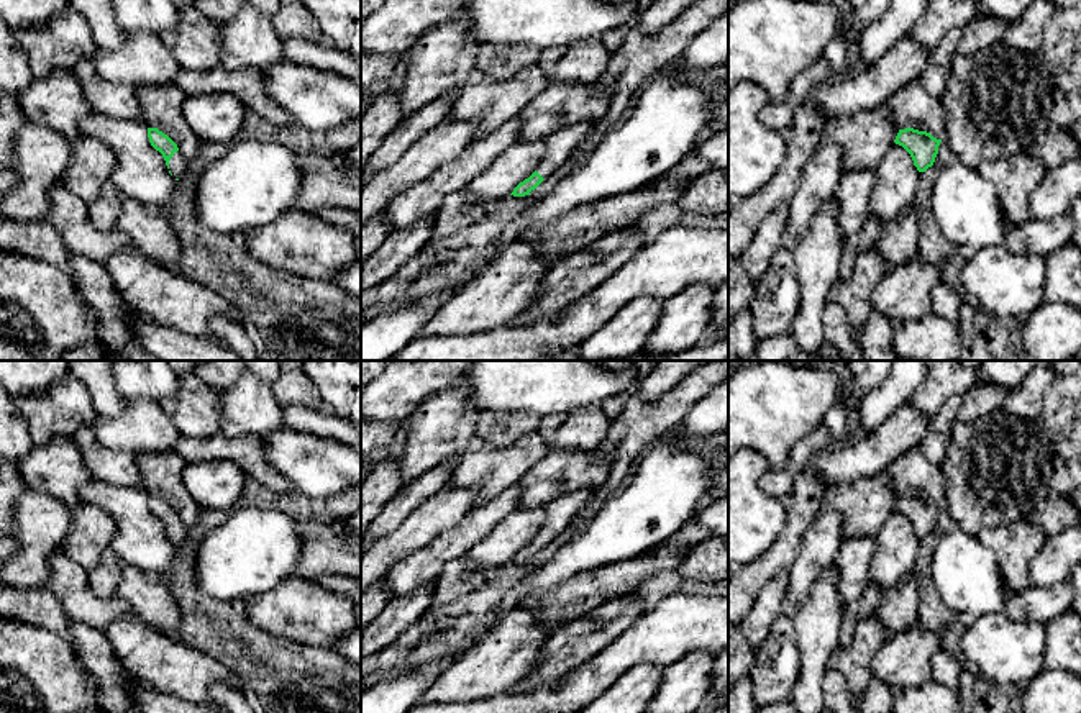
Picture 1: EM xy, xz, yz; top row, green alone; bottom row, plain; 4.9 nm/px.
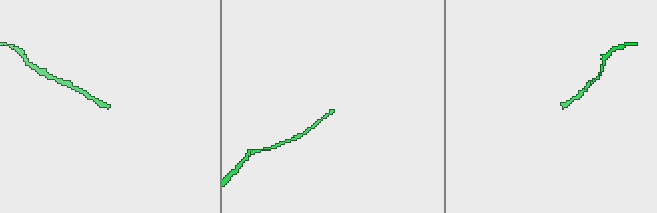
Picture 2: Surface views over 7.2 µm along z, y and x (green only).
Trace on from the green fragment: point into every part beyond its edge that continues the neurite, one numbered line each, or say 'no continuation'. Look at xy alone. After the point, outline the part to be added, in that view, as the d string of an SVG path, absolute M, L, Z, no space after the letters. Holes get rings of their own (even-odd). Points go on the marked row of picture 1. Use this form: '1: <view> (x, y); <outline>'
1: xy (177, 164); M180 151L174 152L174 156L169 161L169 170L174 179L180 179L187 169L189 157L184 156Z

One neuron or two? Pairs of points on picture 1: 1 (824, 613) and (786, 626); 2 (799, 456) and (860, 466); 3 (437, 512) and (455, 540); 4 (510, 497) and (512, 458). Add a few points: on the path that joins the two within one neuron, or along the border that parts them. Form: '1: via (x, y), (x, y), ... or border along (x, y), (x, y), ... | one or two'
1: border along (791, 617), (801, 663) | two
2: border along (843, 440), (824, 448), (809, 464) | two
3: border along (474, 507), (451, 528), (442, 531), (417, 551) | two
4: border along (517, 482), (476, 505) | two

